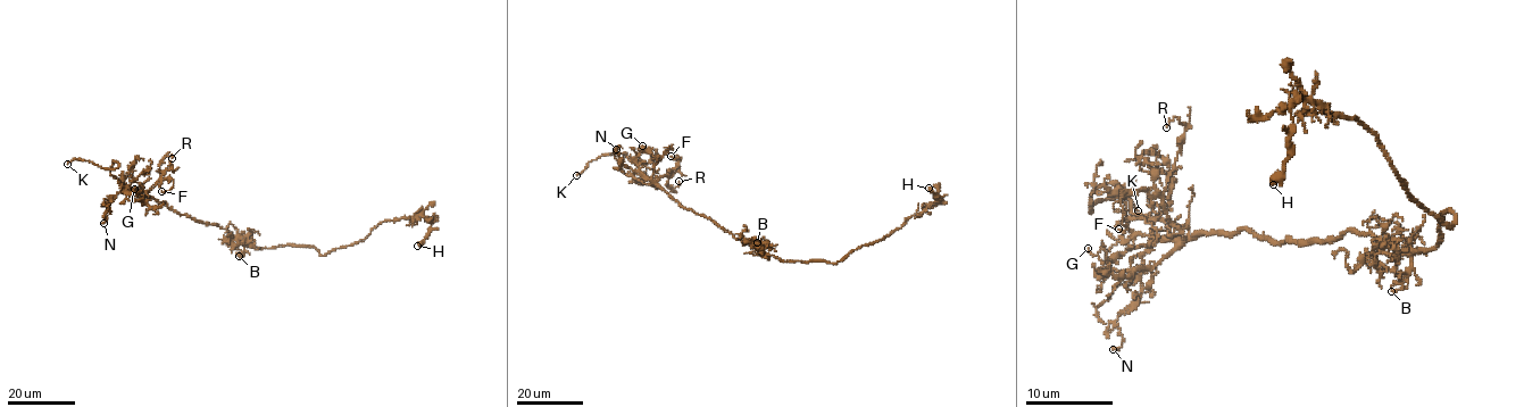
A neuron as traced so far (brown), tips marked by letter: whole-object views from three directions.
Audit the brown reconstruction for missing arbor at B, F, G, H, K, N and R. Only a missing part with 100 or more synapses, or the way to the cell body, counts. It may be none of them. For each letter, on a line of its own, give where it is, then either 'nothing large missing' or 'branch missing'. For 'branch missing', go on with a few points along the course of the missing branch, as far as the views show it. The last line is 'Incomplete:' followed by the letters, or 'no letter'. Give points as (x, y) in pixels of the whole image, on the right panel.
B: (1391, 291) | nothing large missing
F: (1118, 229) | nothing large missing
G: (1088, 248) | nothing large missing
H: (1273, 184) | nothing large missing
K: (1138, 210) | branch missing | (1138, 210), (1147, 214), (1152, 208)
N: (1113, 349) | nothing large missing
R: (1166, 127) | nothing large missing
Incomplete: K

